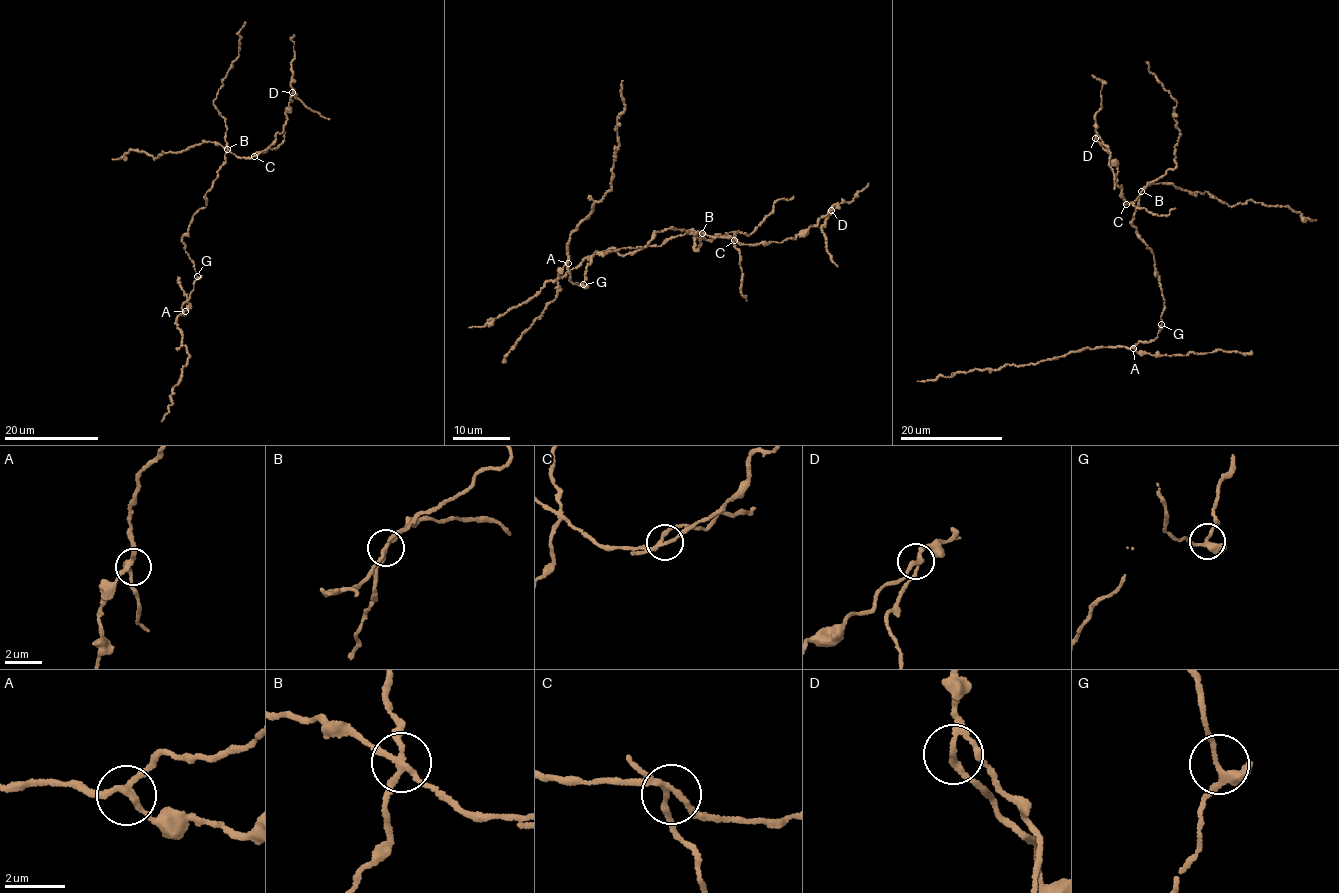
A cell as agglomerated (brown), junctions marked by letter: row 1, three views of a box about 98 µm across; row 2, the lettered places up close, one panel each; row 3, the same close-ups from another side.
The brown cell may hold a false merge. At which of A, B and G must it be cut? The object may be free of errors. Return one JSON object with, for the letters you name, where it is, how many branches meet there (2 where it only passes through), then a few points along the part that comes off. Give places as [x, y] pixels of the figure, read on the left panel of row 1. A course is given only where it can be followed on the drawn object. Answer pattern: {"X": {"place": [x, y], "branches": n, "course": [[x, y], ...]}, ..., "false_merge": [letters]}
{"B": {"place": [227, 149], "branches": 4, "course": [[227, 149], [204, 140], [185, 150], [163, 152], [154, 160], [143, 151], [132, 149], [121, 158], [112, 160]]}, "false_merge": ["B"]}

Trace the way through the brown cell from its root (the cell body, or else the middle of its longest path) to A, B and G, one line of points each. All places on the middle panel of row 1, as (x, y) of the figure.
A: (616, 251), (590, 259), (585, 267), (586, 279), (580, 286), (570, 281), (568, 263)
B: (616, 251), (643, 248), (653, 234), (667, 228), (702, 232)
G: (616, 251), (590, 259), (583, 284)

